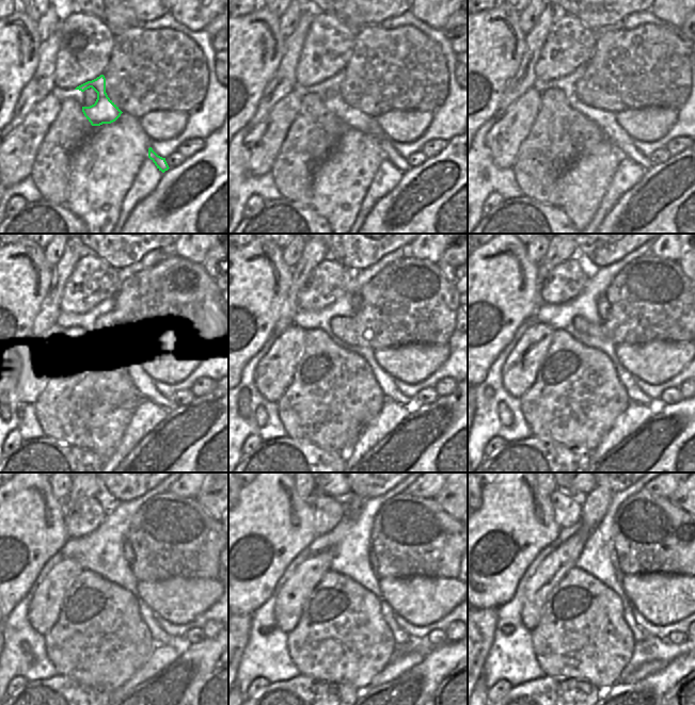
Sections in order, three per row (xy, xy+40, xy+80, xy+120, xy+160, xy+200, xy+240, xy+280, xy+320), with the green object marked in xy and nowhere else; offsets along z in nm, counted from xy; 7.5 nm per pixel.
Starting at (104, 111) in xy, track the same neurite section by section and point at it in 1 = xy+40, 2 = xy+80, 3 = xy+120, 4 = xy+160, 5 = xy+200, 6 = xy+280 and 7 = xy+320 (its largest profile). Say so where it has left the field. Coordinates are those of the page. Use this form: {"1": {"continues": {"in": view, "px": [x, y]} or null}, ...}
{"1": {"continues": {"in": "xy+40", "px": [353, 118]}}, "2": {"continues": {"in": "xy+80", "px": [605, 119]}}, "3": {"continues": {"in": "xy+120", "px": [145, 382]}}, "4": {"continues": {"in": "xy+160", "px": [348, 304]}}, "5": {"continues": {"in": "xy+200", "px": [561, 317]}}, "6": {"continues": {"in": "xy+280", "px": [350, 540]}}, "7": {"continues": {"in": "xy+320", "px": [595, 559]}}}

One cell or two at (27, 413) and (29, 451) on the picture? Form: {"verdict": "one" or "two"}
{"verdict": "two"}

